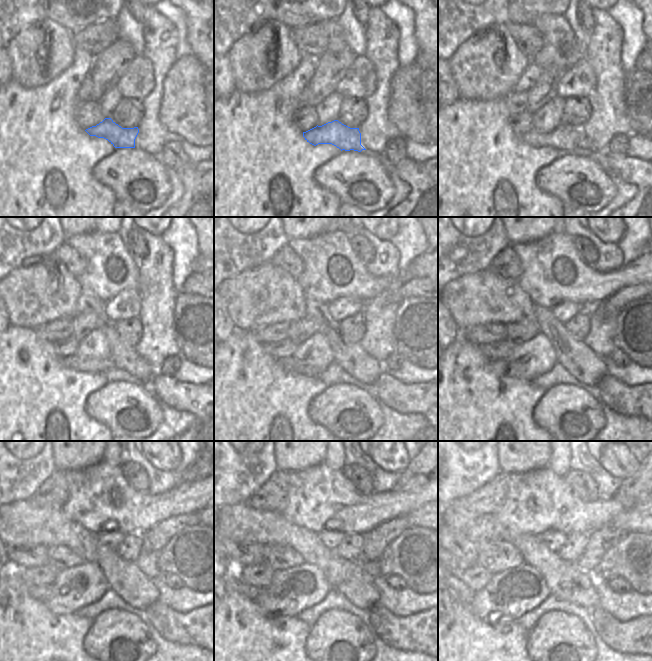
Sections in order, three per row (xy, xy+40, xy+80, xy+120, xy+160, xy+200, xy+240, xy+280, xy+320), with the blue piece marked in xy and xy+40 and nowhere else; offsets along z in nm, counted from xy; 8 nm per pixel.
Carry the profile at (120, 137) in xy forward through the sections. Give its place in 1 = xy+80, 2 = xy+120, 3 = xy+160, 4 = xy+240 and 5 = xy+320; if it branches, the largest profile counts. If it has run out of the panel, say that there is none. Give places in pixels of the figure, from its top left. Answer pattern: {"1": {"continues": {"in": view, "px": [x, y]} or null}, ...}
{"1": {"continues": {"in": "xy+80", "px": [565, 137]}}, "2": {"continues": {"in": "xy+120", "px": [79, 363]}}, "3": {"continues": {"in": "xy+160", "px": [290, 364]}}, "4": {"continues": {"in": "xy+240", "px": [39, 592]}}, "5": {"continues": {"in": "xy+320", "px": [459, 592]}}}

